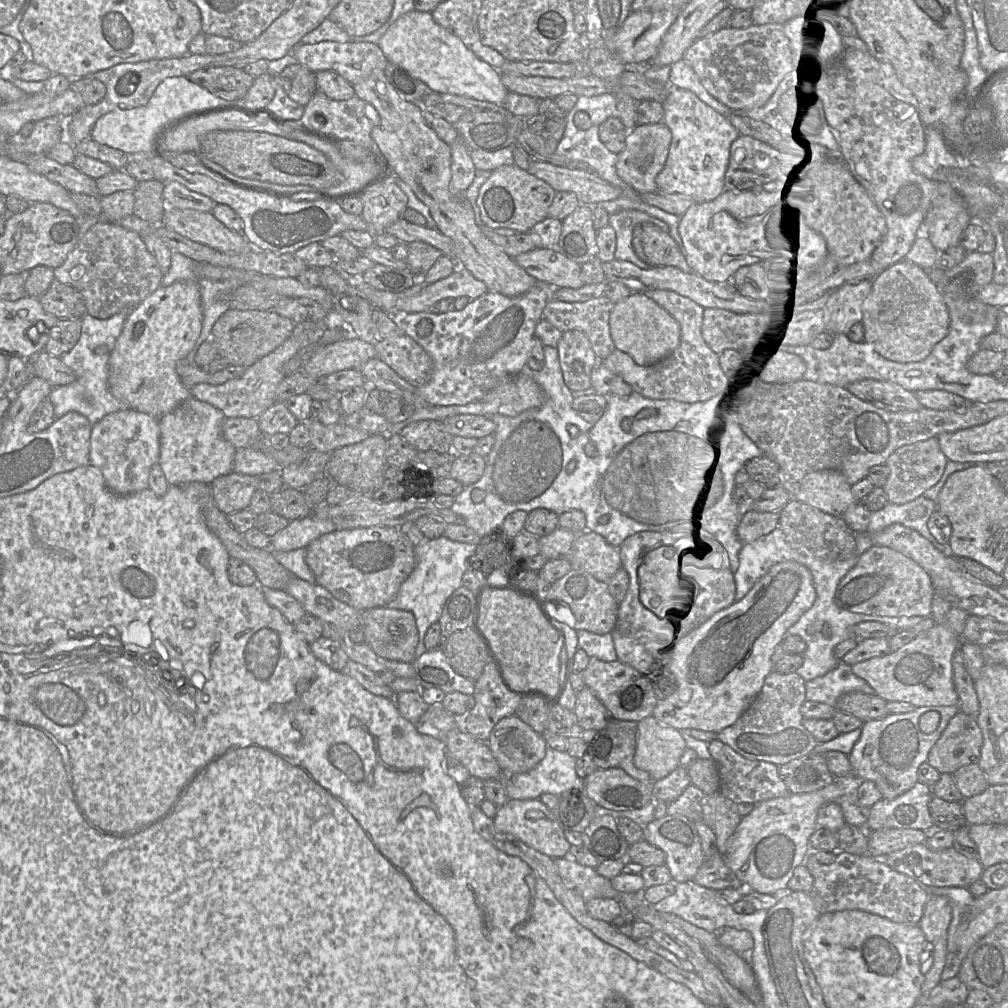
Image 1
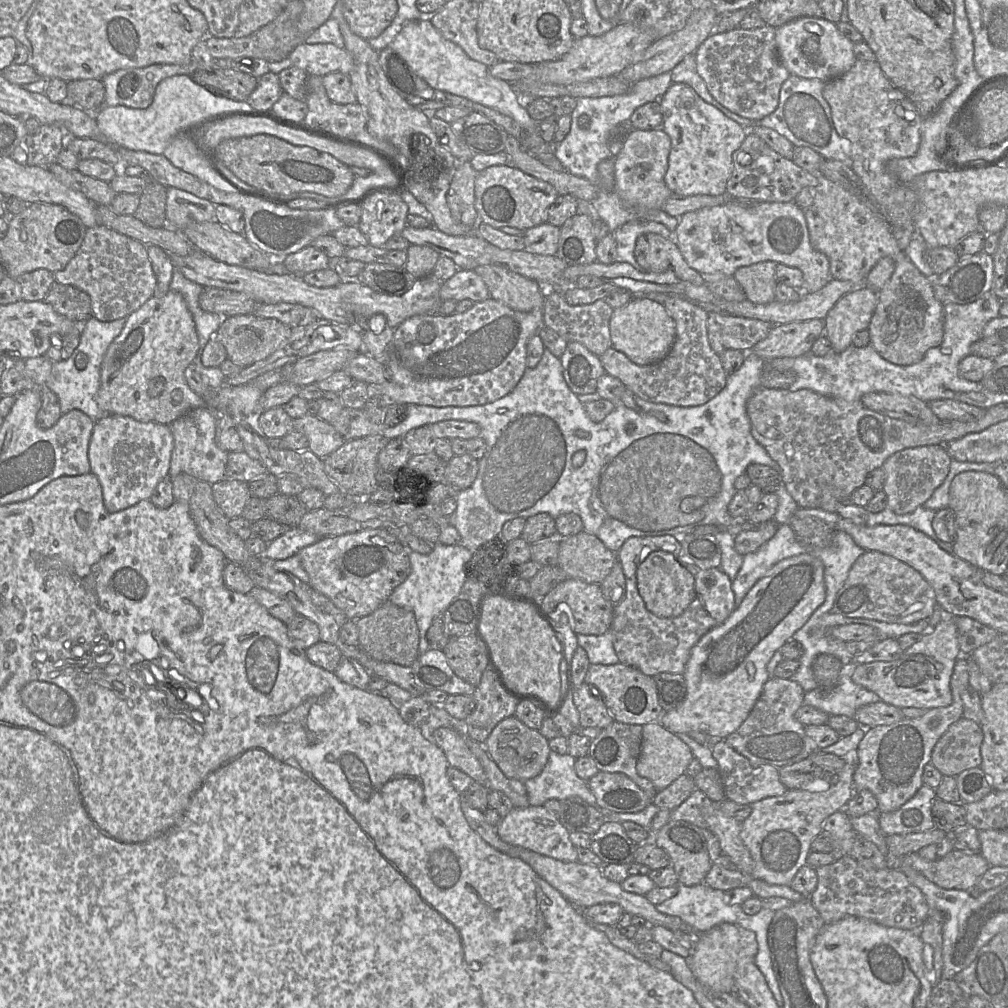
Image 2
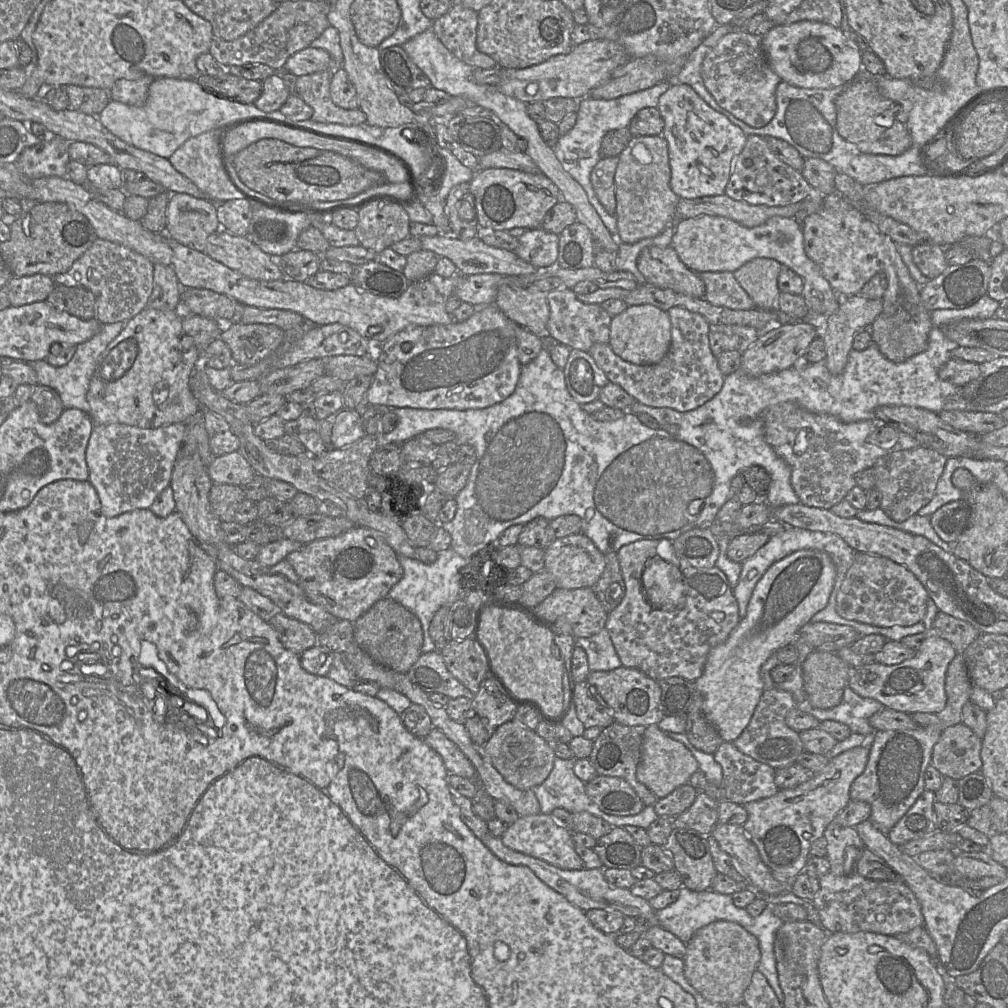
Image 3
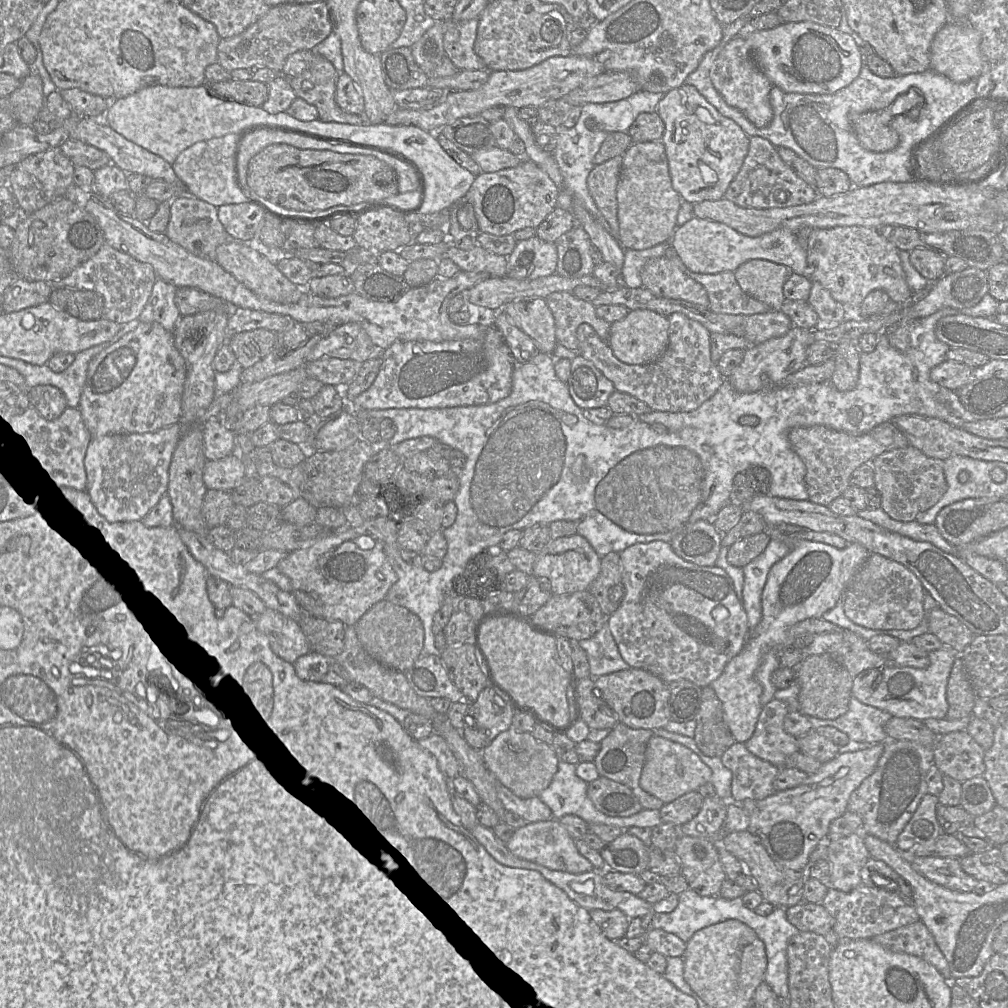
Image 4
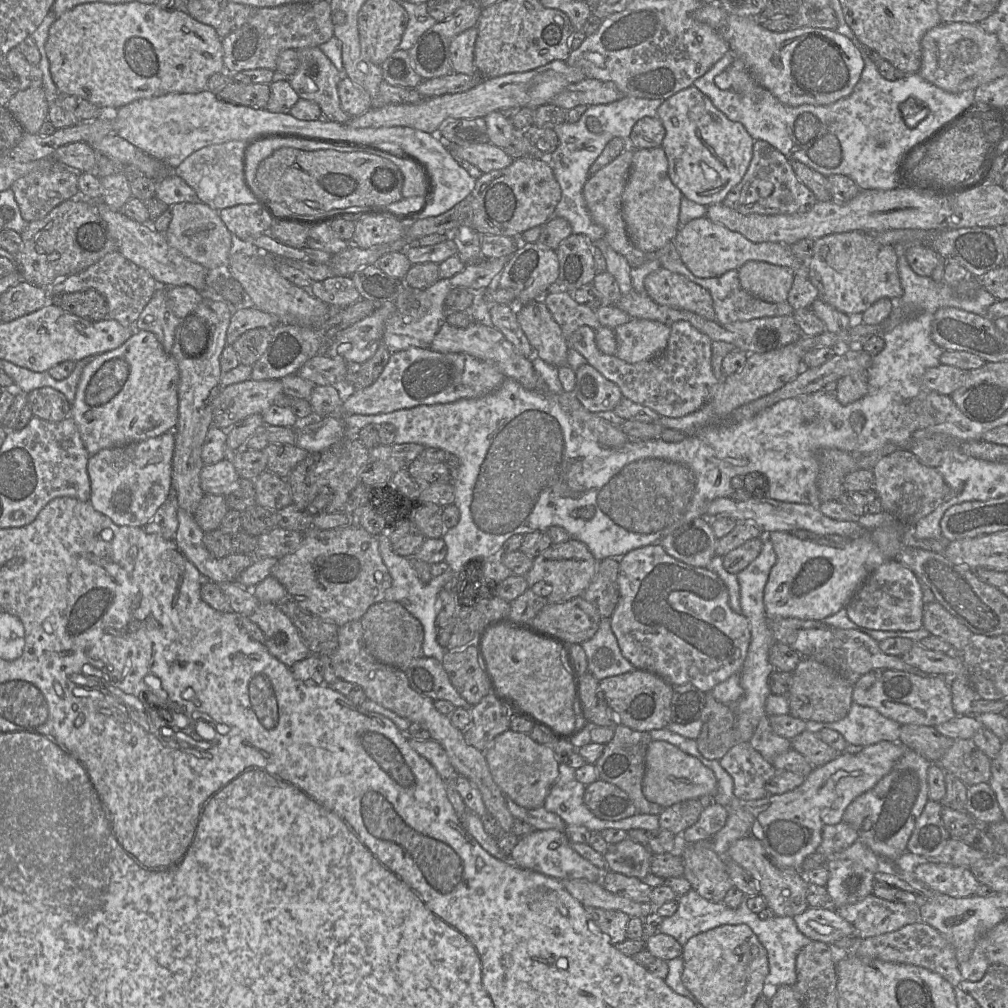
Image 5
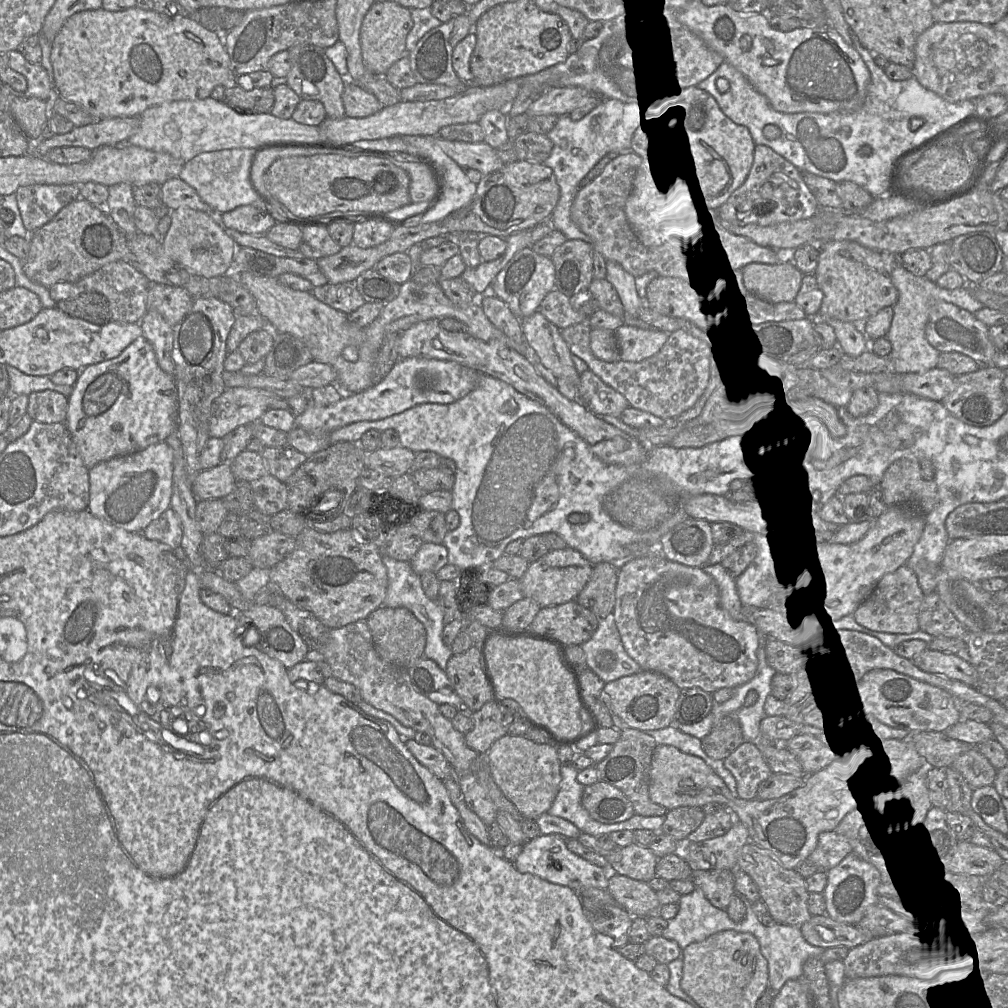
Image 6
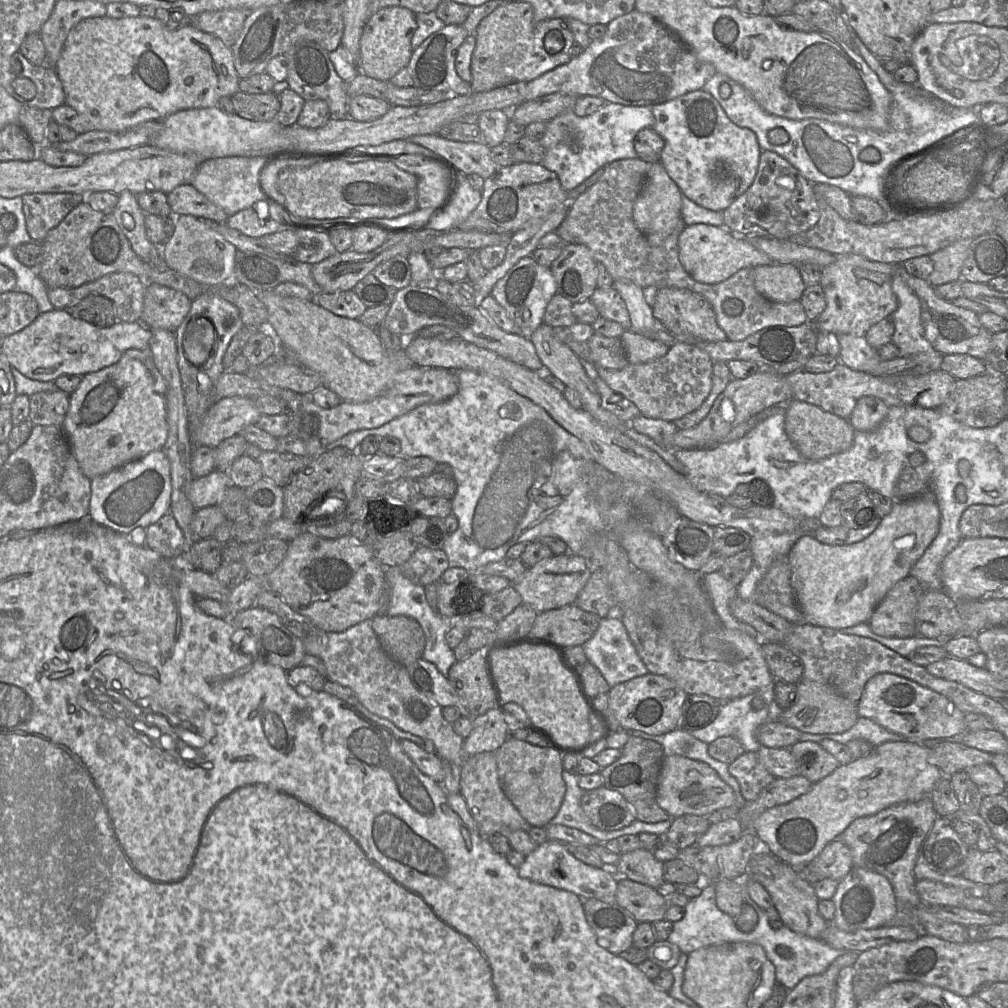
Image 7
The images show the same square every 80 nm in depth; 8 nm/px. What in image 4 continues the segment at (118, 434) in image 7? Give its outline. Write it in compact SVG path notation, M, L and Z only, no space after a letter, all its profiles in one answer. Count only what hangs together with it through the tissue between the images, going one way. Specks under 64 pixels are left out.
M138 322L90 362L78 410L92 438L156 432L180 423L186 376L174 332L157 322Z

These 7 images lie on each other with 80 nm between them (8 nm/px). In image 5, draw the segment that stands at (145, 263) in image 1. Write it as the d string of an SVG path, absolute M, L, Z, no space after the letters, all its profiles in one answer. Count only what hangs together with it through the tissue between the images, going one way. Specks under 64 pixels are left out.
M113 251L80 273L64 277L44 288L48 289L49 297L94 289L107 299L109 319L116 320L123 326L131 326L138 320L158 286L144 268L125 258L119 251Z

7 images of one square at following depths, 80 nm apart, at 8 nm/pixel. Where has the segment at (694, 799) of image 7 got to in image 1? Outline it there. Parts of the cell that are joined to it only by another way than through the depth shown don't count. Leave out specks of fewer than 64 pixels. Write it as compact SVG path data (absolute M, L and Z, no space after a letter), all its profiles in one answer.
M652 715L637 725L635 766L648 772L654 780L666 777L680 766L680 758L687 748L681 732L663 726Z

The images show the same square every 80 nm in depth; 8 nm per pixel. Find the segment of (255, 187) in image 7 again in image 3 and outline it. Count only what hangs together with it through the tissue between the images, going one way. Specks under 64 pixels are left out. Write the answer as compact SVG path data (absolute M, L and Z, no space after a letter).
M211 130L185 141L169 158L177 171L190 179L215 204L246 198L231 180L224 162L223 149L228 133L232 130Z

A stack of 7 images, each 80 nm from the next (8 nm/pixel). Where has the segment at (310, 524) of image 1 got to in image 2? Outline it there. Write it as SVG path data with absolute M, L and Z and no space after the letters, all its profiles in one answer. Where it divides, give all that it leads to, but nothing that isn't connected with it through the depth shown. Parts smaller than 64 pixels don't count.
M298 526L288 527L278 538L268 543L263 557L270 560L283 560L320 539L315 534L302 530Z

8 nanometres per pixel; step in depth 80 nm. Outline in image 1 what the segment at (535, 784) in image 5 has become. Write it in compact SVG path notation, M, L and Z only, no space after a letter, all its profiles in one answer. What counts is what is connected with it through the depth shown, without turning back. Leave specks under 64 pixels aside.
M514 714L494 725L486 744L503 776L530 771L544 758L547 748L543 735Z

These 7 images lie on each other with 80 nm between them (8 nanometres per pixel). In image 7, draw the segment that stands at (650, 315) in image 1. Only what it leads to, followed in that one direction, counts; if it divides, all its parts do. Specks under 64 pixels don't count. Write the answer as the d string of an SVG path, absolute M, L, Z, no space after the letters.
M624 330L620 339L630 364L641 364L653 361L665 355L670 346L656 339Z

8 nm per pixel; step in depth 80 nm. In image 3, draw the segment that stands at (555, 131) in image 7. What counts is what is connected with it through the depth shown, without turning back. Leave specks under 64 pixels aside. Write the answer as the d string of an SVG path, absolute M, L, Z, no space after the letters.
M663 80L650 88L627 94L615 99L595 99L590 96L586 96L578 101L576 123L569 132L559 136L559 139L554 146L554 151L563 168L583 187L587 194L588 200L593 207L594 205L589 199L589 192L594 190L590 176L593 168L602 159L600 156L600 148L604 136L611 130L629 127L630 121L639 110L643 108L657 107L659 97L668 90L670 85L671 81Z

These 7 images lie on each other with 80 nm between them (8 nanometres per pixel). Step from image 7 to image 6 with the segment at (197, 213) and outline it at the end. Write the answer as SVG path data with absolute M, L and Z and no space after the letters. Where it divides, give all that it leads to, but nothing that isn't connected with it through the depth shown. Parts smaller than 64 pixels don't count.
M174 177L161 185L161 198L163 204L175 210L188 207L206 213L215 213L198 195L197 191L180 177Z

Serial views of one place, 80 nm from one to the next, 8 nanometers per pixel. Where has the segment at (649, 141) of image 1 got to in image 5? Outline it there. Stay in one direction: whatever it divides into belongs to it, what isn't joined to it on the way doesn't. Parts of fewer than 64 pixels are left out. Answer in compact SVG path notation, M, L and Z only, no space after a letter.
M663 148L634 151L630 174L622 194L622 217L629 239L644 253L654 253L674 237L679 224L681 191L672 183L668 174L668 159Z

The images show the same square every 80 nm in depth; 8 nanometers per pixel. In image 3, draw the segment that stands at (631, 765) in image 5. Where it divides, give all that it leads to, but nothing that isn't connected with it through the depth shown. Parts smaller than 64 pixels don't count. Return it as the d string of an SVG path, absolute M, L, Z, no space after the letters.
M614 721L609 726L602 728L598 737L593 741L592 751L588 759L598 775L623 778L634 789L645 806L653 806L659 798L636 778L645 728L644 726L622 725Z

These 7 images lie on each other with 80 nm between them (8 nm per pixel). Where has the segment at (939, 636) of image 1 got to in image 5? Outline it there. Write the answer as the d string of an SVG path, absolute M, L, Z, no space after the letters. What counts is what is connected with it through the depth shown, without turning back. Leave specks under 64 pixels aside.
M873 669L854 684L852 697L857 704L874 708L901 725L935 727L957 716L952 705L949 680L938 675L920 676L900 670Z

